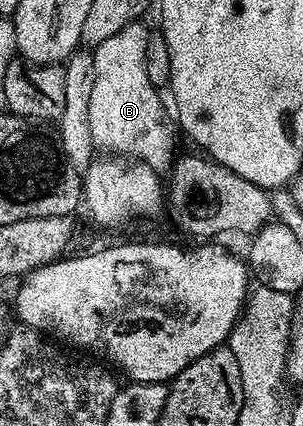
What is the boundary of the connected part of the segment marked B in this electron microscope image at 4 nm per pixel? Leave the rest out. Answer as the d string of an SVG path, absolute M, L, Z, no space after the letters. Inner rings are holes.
M140 22L127 24L118 30L118 34L114 34L114 38L106 38L106 42L94 49L90 134L97 142L112 140L118 151L125 152L120 154L141 164L148 164L158 174L164 174L173 167L178 132L170 119L169 109L167 112L160 101L161 93L152 85L150 78L146 78L144 63L149 29L142 25Z

